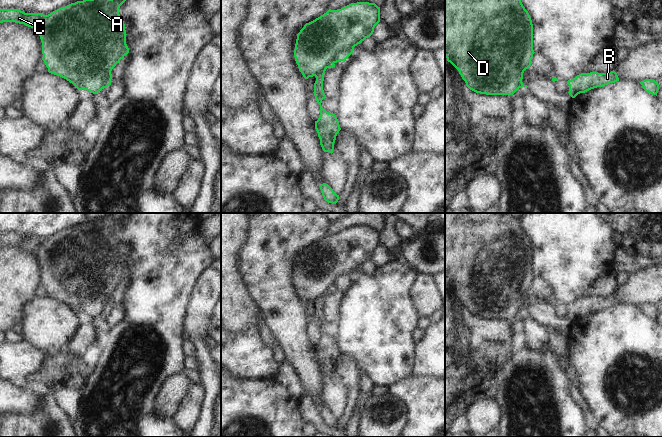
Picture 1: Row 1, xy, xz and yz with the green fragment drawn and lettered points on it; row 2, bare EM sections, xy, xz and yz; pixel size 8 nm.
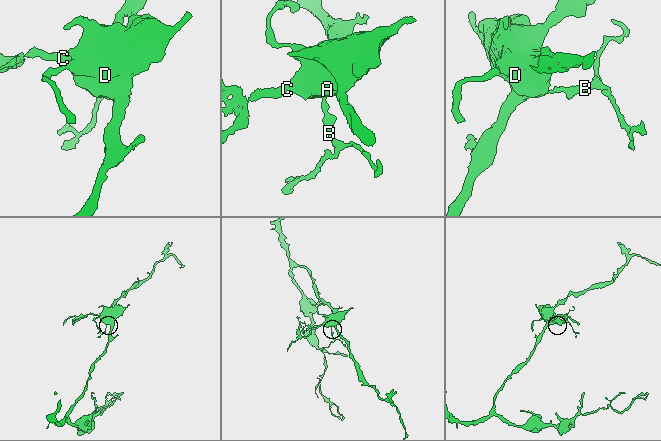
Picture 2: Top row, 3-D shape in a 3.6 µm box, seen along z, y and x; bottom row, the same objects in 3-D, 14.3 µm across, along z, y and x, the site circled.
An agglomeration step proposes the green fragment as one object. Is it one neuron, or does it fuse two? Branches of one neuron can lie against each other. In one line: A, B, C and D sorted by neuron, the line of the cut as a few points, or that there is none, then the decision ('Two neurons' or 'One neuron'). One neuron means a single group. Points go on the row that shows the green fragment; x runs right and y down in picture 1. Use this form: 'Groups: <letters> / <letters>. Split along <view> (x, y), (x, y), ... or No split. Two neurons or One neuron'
Groups: A C D / B. Split along xz (325, 69), (315, 76). Two neurons.

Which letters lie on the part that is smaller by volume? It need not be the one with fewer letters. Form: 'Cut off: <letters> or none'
Cut off: B

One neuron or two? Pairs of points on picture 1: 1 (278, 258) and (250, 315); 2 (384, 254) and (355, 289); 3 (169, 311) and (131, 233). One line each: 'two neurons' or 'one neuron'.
1: two neurons
2: two neurons
3: one neuron

